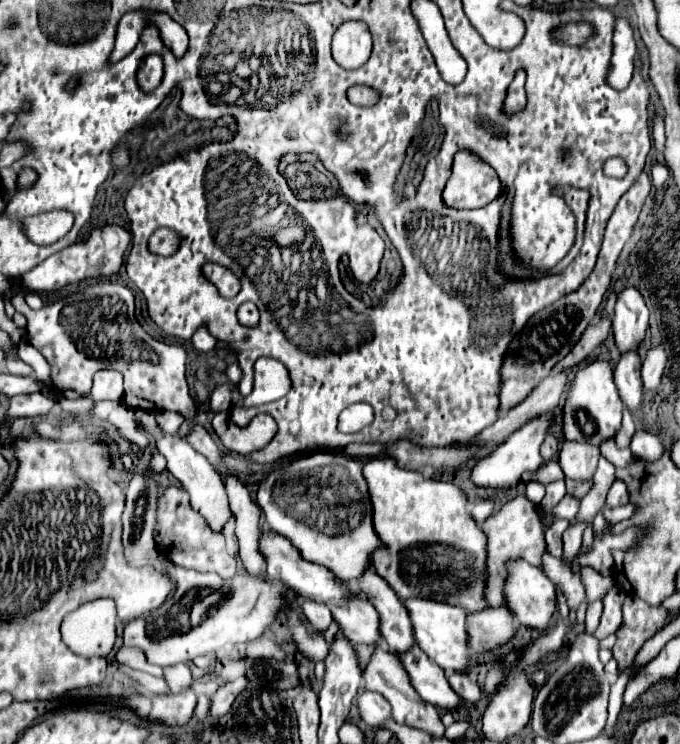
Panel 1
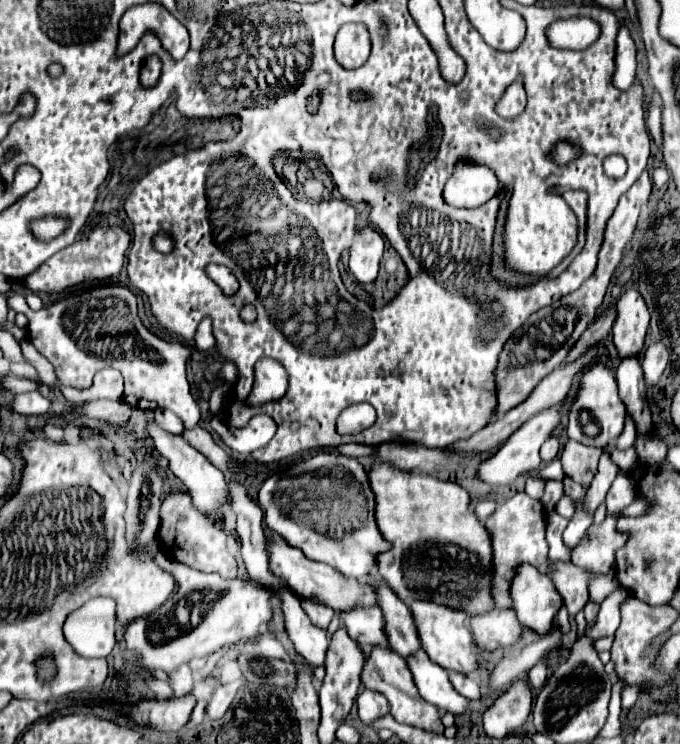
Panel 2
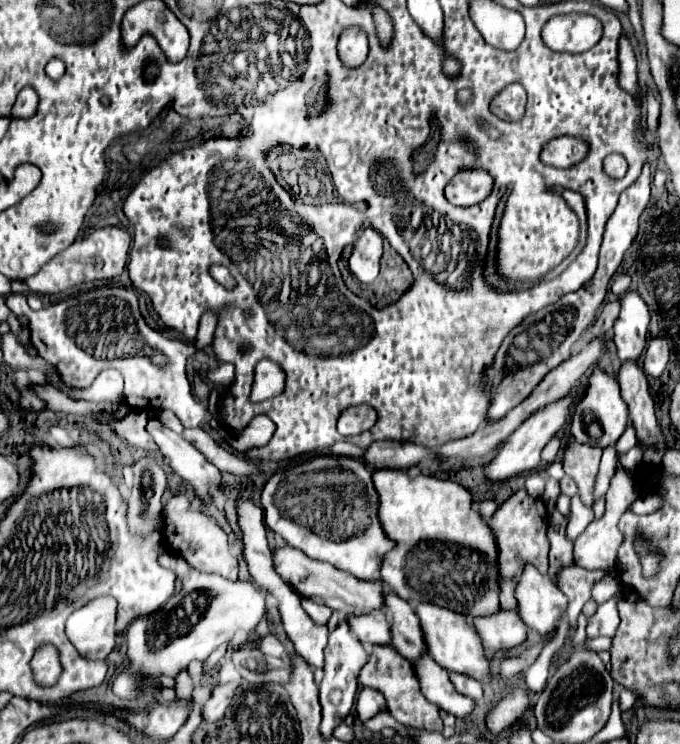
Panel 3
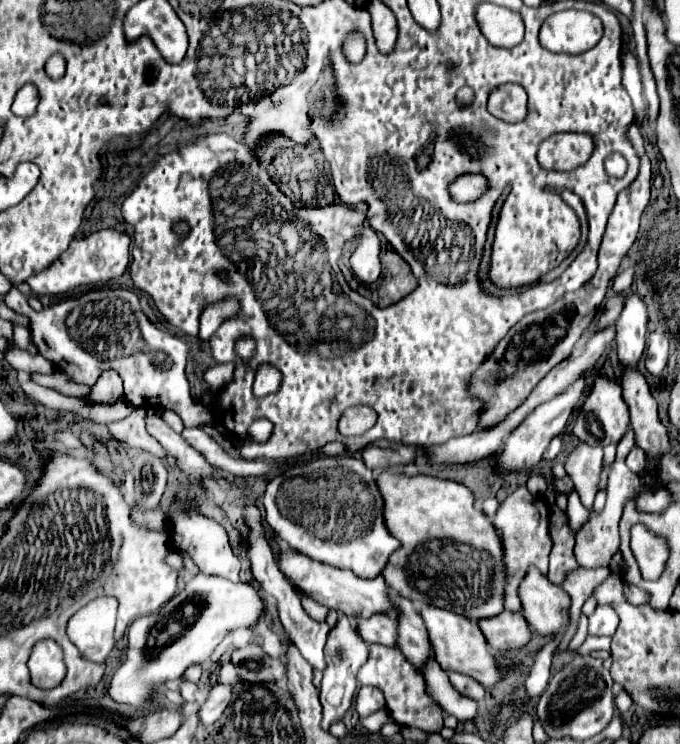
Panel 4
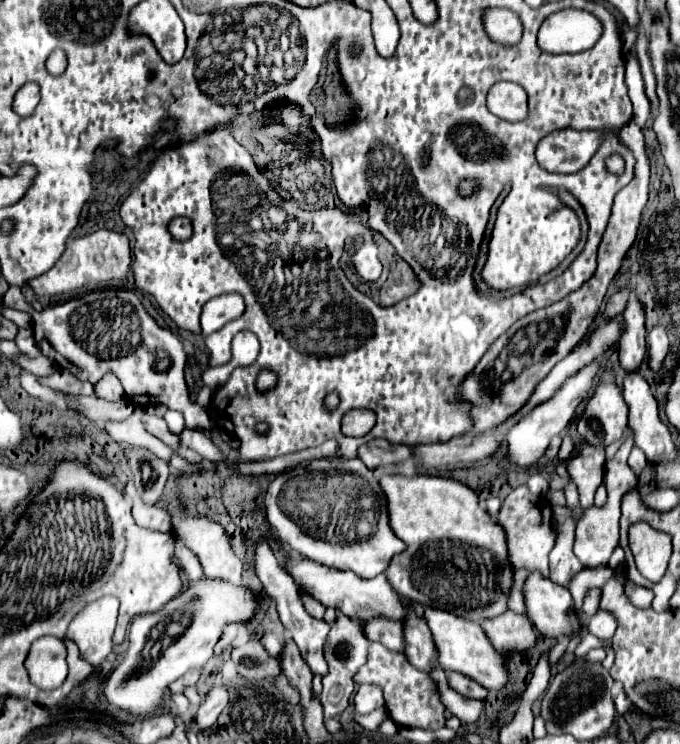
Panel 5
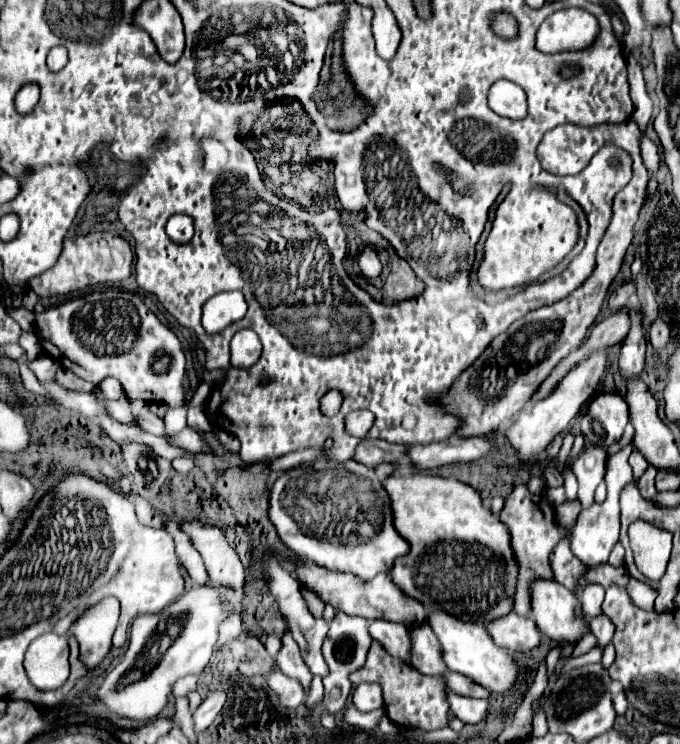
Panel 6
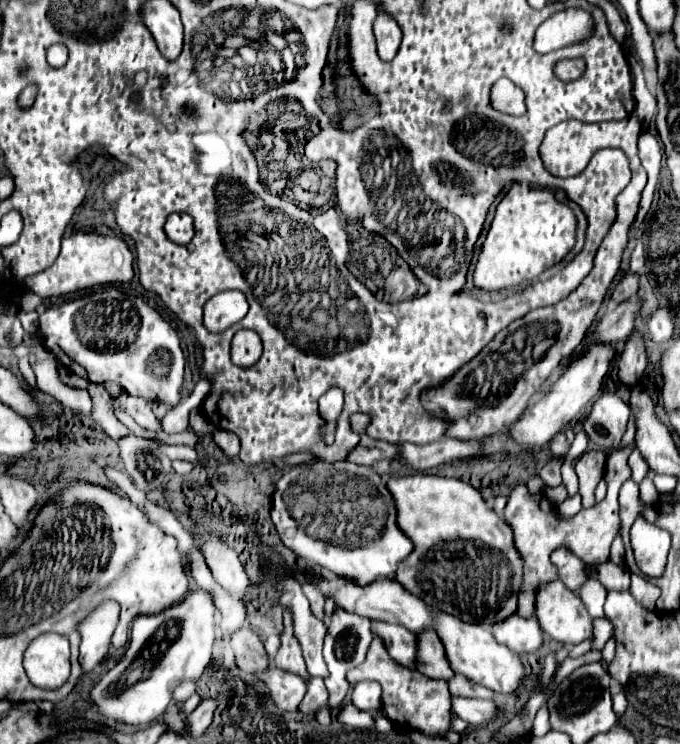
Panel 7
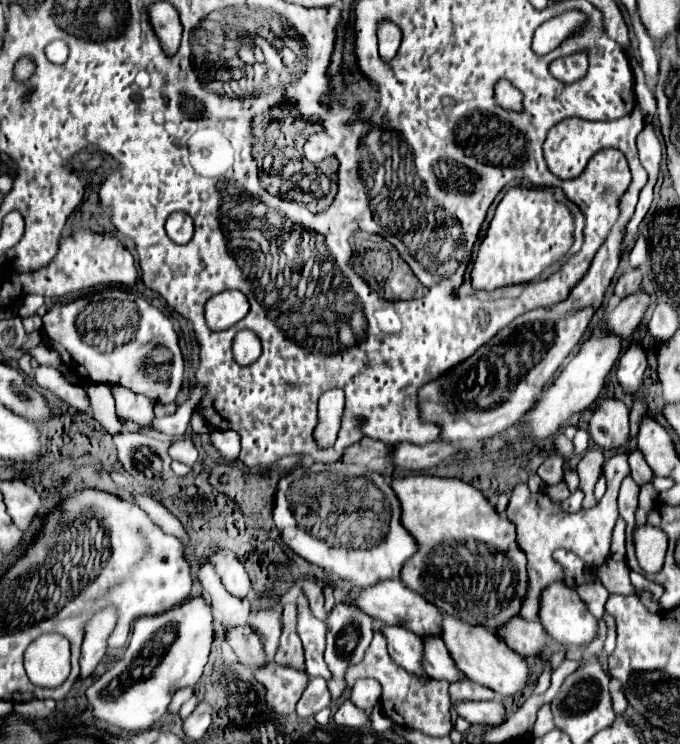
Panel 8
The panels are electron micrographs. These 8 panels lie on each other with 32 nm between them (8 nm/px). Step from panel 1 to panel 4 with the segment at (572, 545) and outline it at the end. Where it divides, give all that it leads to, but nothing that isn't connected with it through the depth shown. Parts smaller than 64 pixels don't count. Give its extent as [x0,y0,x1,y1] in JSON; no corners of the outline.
[568,490,590,532]

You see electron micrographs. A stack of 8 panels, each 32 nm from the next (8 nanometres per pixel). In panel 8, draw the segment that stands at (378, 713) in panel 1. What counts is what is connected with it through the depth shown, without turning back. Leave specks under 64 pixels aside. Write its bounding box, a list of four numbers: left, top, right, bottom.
[350,678,380,710]

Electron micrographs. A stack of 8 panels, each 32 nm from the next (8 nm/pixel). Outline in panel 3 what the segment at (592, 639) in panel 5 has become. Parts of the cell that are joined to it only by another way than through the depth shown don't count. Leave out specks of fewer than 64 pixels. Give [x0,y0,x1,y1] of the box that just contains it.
[586,638,610,652]

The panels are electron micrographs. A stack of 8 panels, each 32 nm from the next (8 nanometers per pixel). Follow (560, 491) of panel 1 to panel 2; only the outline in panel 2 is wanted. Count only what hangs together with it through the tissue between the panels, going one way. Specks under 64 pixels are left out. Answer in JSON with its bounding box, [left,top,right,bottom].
[542,480,564,510]

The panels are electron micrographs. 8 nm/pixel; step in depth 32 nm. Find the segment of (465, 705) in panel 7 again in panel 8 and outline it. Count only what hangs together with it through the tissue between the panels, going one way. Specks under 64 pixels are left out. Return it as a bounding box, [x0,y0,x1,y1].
[456,702,506,726]

